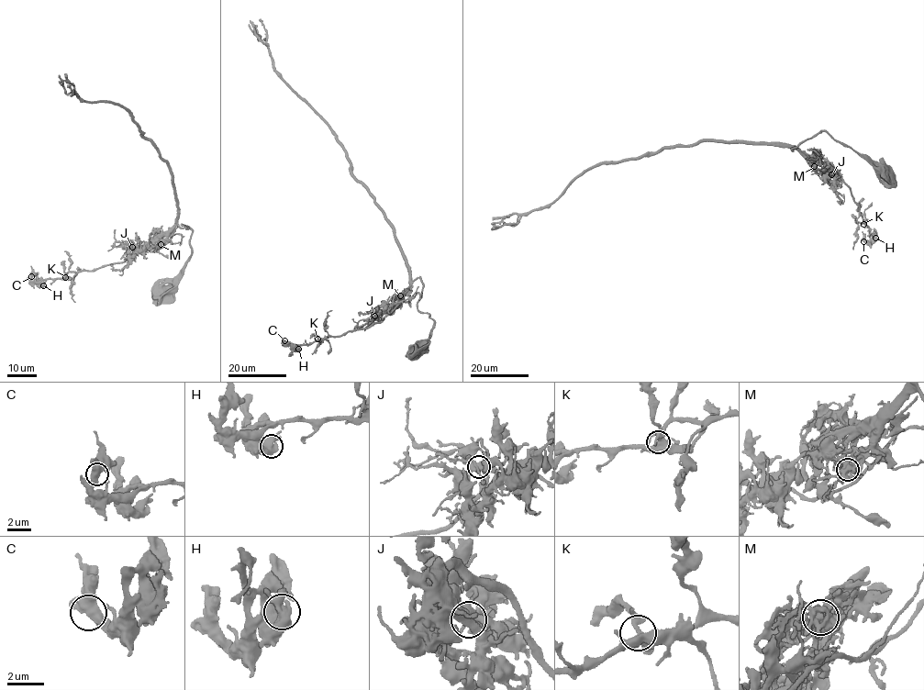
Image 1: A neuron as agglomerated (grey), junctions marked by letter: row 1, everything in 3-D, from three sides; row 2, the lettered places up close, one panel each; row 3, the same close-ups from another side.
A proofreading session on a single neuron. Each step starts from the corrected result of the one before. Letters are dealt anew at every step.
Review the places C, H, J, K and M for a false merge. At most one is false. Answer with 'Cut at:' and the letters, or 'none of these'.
Cut at: M

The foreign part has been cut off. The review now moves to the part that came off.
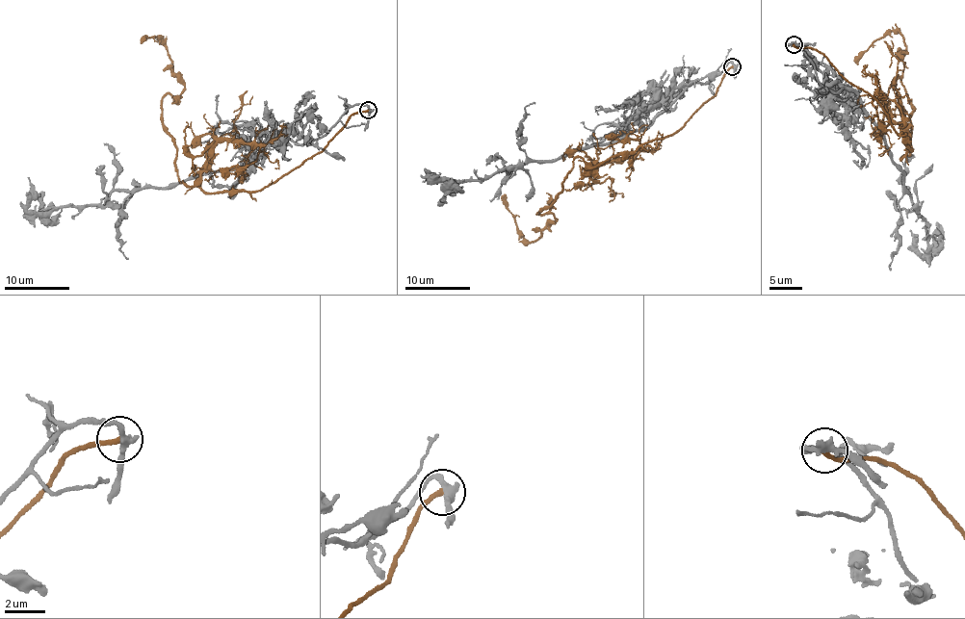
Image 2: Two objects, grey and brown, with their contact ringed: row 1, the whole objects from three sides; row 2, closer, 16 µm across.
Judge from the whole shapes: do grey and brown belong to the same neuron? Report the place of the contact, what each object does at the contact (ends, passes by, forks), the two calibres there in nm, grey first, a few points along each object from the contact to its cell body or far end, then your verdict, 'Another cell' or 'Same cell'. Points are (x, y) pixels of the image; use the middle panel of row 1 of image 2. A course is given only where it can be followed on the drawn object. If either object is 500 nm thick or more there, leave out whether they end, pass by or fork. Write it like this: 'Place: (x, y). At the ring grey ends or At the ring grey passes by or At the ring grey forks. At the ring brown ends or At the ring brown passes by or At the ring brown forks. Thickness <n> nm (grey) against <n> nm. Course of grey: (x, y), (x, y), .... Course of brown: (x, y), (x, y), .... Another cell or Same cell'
Place: (732, 66). At the ring grey passes by. At the ring brown ends. Thickness 360 nm (grey) against 240 nm. Course of grey: (732, 66), (694, 84), (642, 129), (613, 142), (489, 175), (422, 182). Course of brown: (732, 66), (683, 127), (593, 167), (574, 161), (558, 198), (537, 213), (556, 219), (534, 242), (504, 193). Another cell

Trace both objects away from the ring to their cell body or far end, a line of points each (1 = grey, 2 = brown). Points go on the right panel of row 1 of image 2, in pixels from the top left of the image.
1: (793, 45), (820, 82), (856, 94), (882, 131), (923, 219), (925, 255), (910, 230)
2: (793, 45), (825, 54), (870, 92), (912, 150), (901, 159), (910, 154), (903, 36), (885, 33), (854, 62)

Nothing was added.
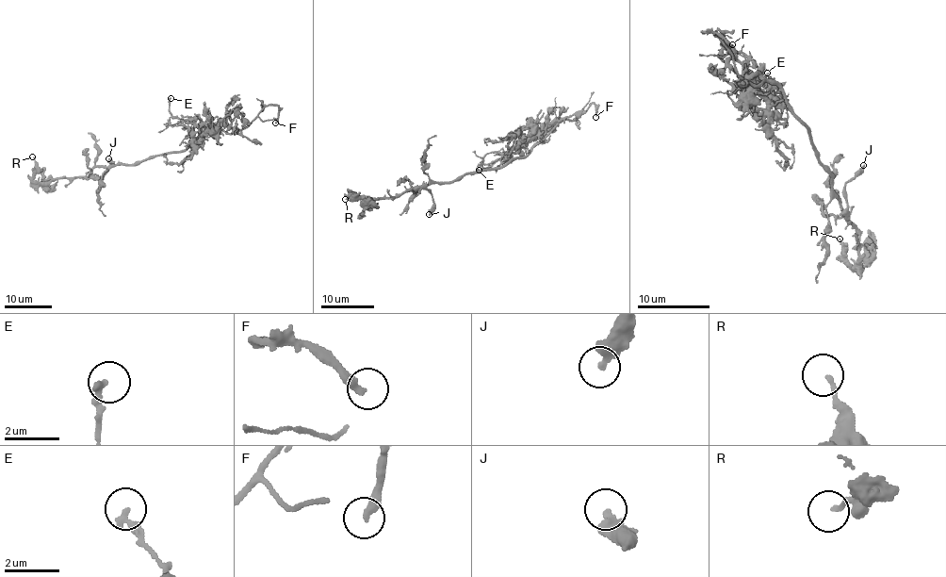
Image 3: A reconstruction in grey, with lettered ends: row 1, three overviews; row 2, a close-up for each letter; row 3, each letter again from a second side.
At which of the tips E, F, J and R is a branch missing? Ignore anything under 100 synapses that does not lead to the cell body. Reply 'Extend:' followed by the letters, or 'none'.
Extend: F

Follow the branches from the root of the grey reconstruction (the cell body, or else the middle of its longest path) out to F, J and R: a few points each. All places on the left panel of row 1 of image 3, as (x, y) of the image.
F: (165, 155), (187, 149), (204, 130), (214, 125), (231, 133), (245, 128), (270, 104), (279, 109), (275, 123)
J: (165, 155), (132, 164), (96, 166), (92, 174), (102, 176), (112, 164), (108, 158)
R: (165, 155), (132, 164), (93, 167), (84, 176), (58, 177), (45, 182), (33, 179), (36, 163), (32, 156)

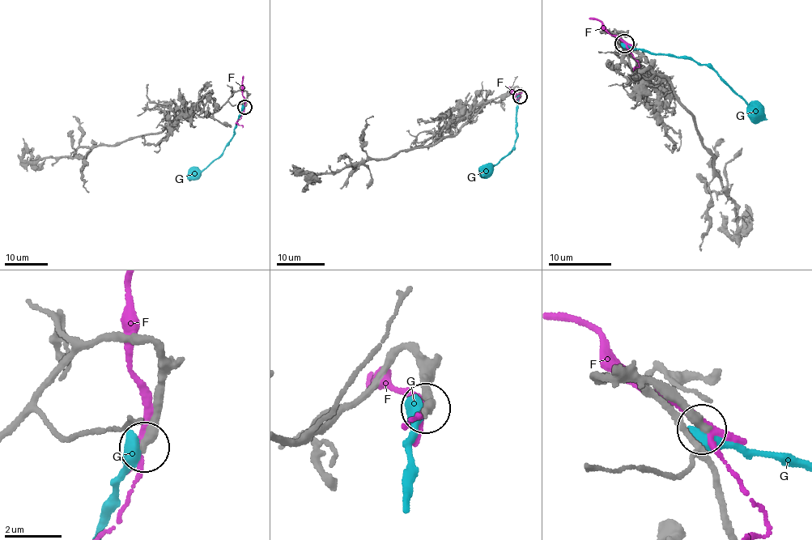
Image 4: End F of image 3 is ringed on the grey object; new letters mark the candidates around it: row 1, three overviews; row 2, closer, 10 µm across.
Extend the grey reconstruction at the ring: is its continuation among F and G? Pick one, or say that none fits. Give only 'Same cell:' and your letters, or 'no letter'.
Same cell: no letter

